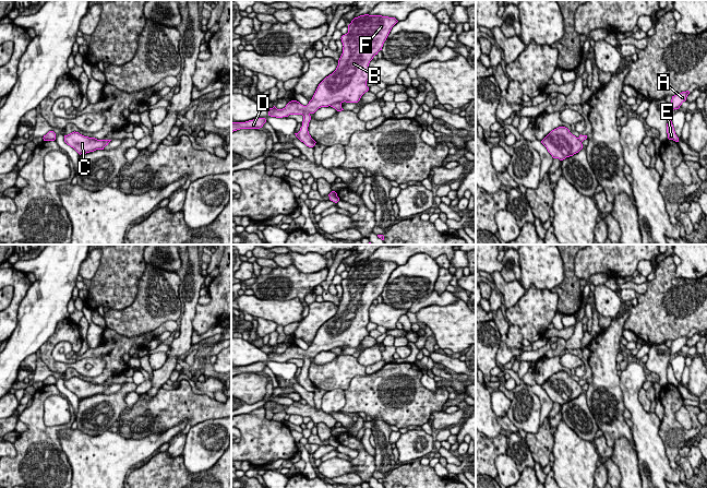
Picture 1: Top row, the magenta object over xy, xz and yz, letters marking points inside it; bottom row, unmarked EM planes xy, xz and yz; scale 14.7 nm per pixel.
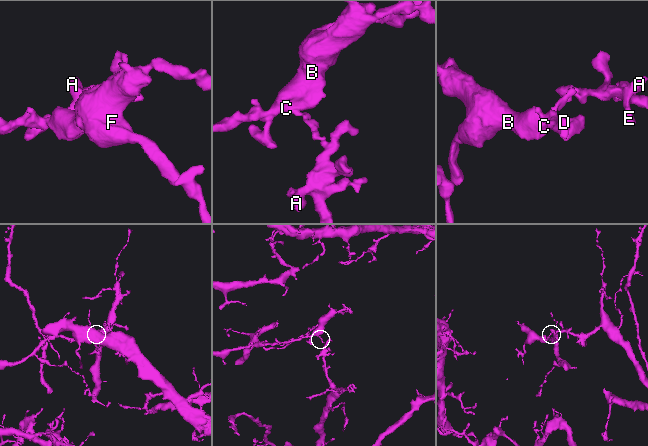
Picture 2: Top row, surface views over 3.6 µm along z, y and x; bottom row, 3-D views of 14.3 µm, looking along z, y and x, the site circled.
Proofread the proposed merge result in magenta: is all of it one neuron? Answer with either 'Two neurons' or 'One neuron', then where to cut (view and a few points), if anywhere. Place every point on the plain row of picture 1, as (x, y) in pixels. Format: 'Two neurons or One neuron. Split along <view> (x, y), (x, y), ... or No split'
Two neurons. Split along xz (340, 347), (330, 349)

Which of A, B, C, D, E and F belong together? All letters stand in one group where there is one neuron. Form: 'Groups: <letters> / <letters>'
Groups: A E / B C D F

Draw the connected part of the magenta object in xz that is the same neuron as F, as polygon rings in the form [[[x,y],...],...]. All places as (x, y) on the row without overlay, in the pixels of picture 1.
[[[360,260],[348,270],[348,277],[341,281],[343,298],[336,314],[326,321],[317,331],[307,350],[297,345],[289,346],[285,353],[275,350],[268,354],[268,360],[283,362],[289,359],[302,359],[302,371],[296,381],[307,391],[313,392],[315,385],[308,376],[311,358],[321,352],[336,347],[358,347],[369,335],[367,325],[370,322],[369,308],[386,285],[392,272],[398,265],[382,260]]]

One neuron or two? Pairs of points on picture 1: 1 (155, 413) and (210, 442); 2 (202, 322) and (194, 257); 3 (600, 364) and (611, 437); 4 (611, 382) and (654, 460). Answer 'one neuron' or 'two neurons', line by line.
1: two neurons
2: two neurons
3: one neuron
4: two neurons

